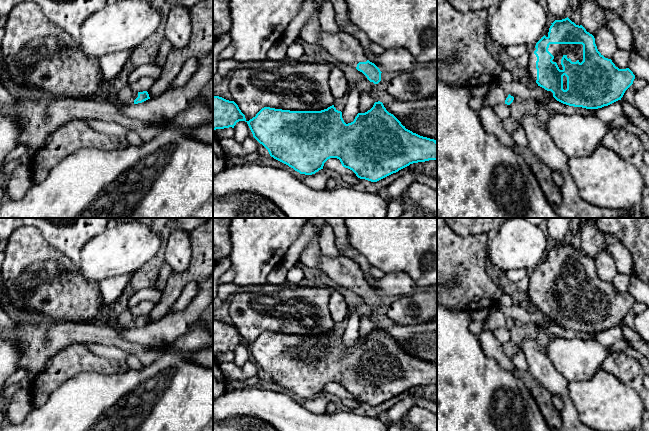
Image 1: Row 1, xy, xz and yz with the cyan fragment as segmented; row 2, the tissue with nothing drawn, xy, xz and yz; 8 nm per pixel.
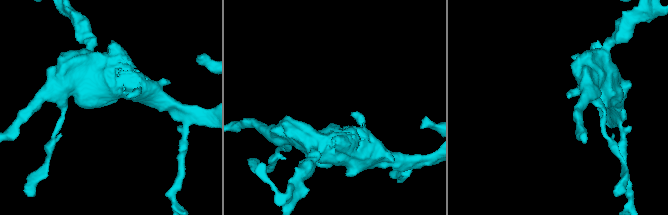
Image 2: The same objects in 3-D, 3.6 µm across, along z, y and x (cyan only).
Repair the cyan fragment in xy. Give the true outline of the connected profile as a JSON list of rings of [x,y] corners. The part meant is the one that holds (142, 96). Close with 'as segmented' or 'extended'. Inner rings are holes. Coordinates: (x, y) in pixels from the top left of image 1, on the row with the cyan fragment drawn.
[[[130,87],[118,91],[116,98],[122,105],[138,104],[150,99],[147,91],[134,92]]]; extended

